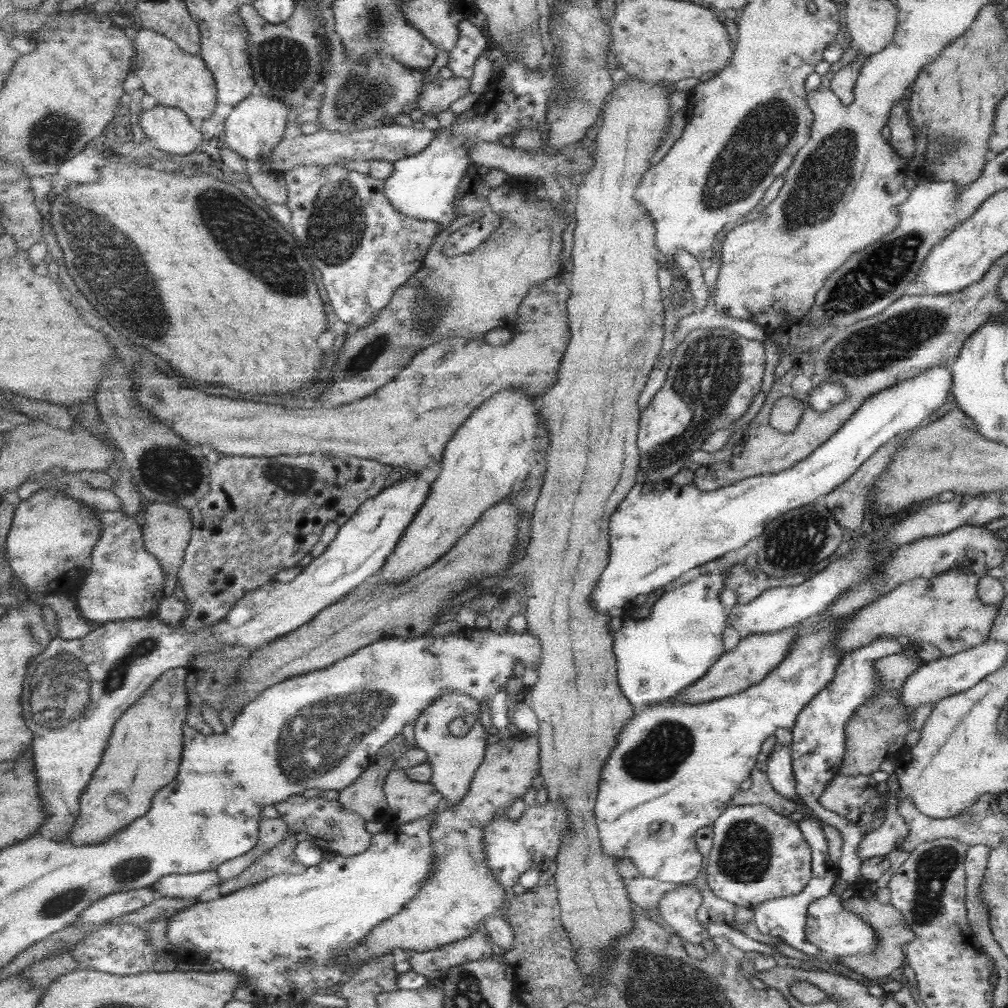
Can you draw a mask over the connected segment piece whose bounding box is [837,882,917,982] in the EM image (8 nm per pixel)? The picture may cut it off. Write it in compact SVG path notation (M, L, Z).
M856 882L854 885L848 886L840 895L845 910L861 917L877 935L877 948L875 952L837 957L837 962L855 972L855 974L864 977L867 982L874 982L884 976L887 976L891 970L895 970L898 966L904 965L904 954L901 952L901 946L907 942L915 940L915 933L911 932L903 922L903 915L899 910L893 908L889 904L879 904L873 893L865 890L862 883Z

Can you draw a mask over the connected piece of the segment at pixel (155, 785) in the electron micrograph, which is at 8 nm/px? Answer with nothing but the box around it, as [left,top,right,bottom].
[69,668,190,845]

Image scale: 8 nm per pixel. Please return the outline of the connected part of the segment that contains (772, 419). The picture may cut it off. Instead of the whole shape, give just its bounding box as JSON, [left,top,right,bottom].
[767,397,804,434]

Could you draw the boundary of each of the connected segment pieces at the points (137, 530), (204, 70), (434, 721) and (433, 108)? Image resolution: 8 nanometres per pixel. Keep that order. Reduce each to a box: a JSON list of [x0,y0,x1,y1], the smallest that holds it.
[[76,509,167,626],[135,28,218,121],[414,690,489,806],[418,76,471,115]]

